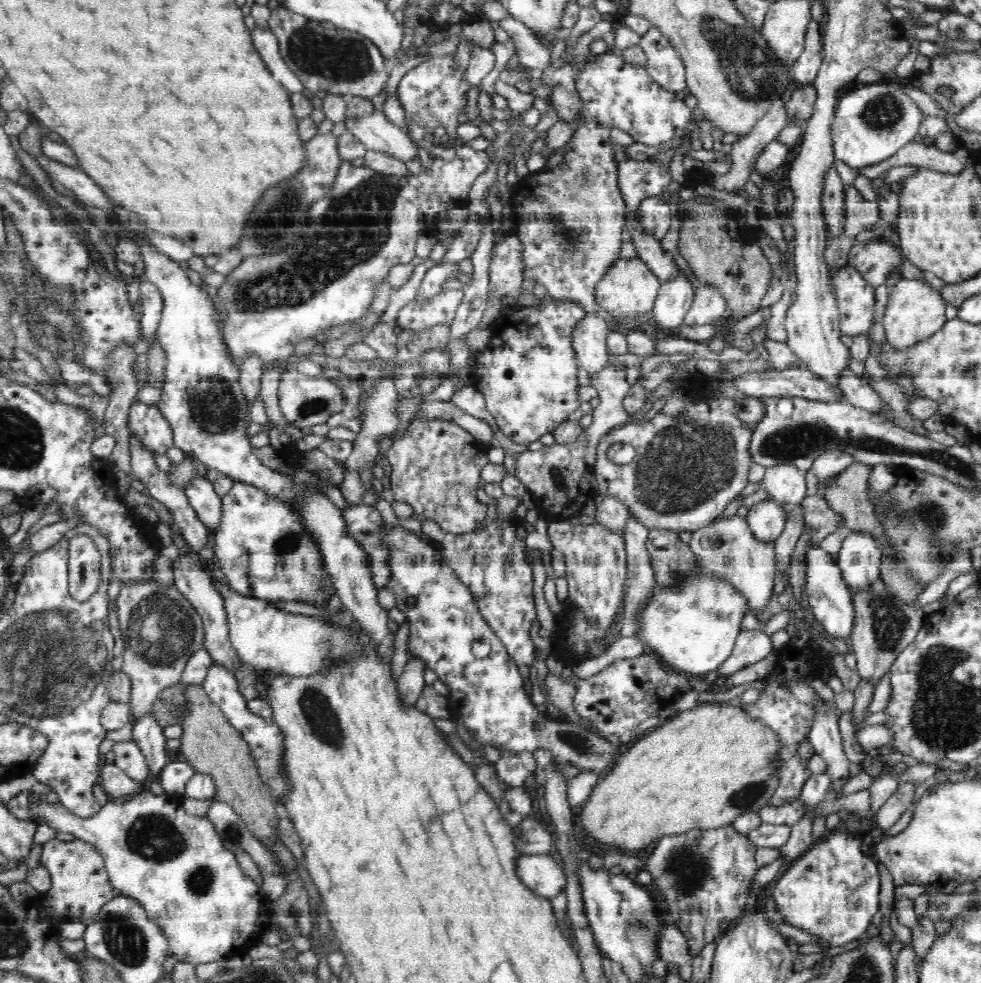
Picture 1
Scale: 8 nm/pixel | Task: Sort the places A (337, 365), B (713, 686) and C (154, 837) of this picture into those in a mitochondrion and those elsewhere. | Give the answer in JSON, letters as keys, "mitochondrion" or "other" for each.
{"A":"other","B":"other","C":"mitochondrion"}

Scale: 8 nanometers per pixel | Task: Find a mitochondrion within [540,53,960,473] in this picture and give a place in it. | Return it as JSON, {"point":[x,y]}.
{"point":[885,111]}

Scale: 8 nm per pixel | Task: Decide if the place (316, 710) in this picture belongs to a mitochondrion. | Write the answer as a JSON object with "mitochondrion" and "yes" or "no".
{"mitochondrion":"yes"}

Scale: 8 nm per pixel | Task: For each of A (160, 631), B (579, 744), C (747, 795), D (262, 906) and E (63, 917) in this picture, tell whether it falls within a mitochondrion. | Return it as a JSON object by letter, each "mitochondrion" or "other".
{"A":"mitochondrion","B":"mitochondrion","C":"mitochondrion","D":"other","E":"other"}

